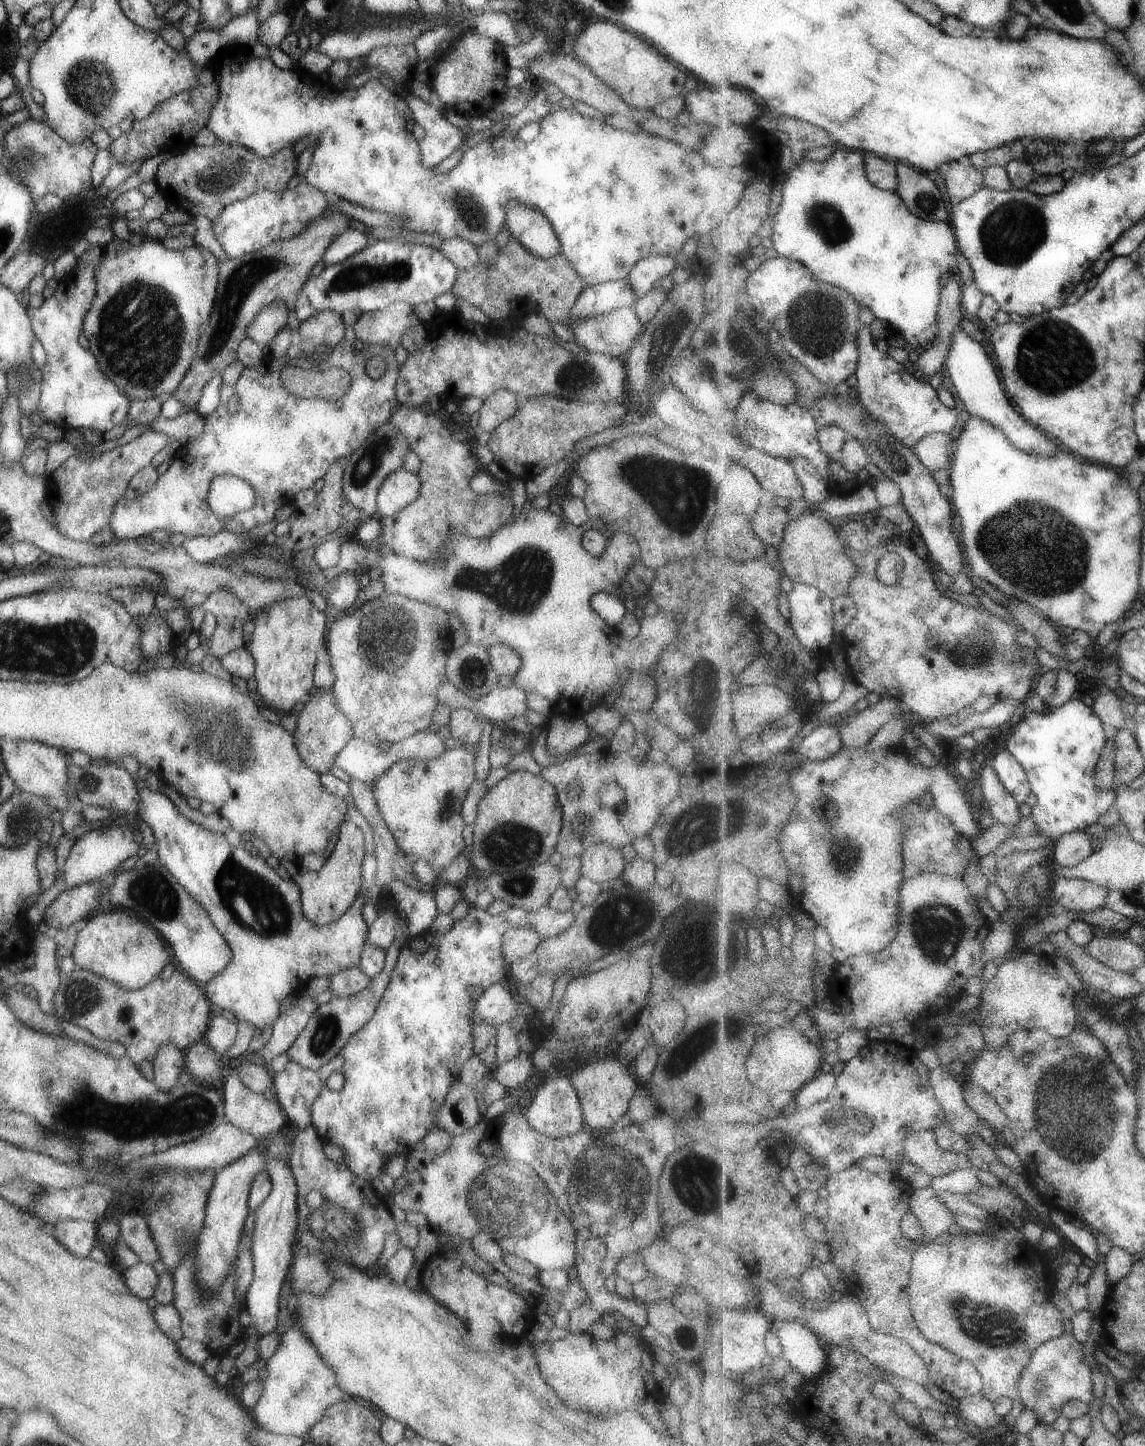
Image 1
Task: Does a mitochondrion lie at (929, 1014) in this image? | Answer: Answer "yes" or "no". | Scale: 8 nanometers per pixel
no

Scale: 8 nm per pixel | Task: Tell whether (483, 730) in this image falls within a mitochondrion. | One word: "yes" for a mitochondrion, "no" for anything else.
no

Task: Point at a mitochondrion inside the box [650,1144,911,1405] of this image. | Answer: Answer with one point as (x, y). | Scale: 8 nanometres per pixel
(693, 1178)

